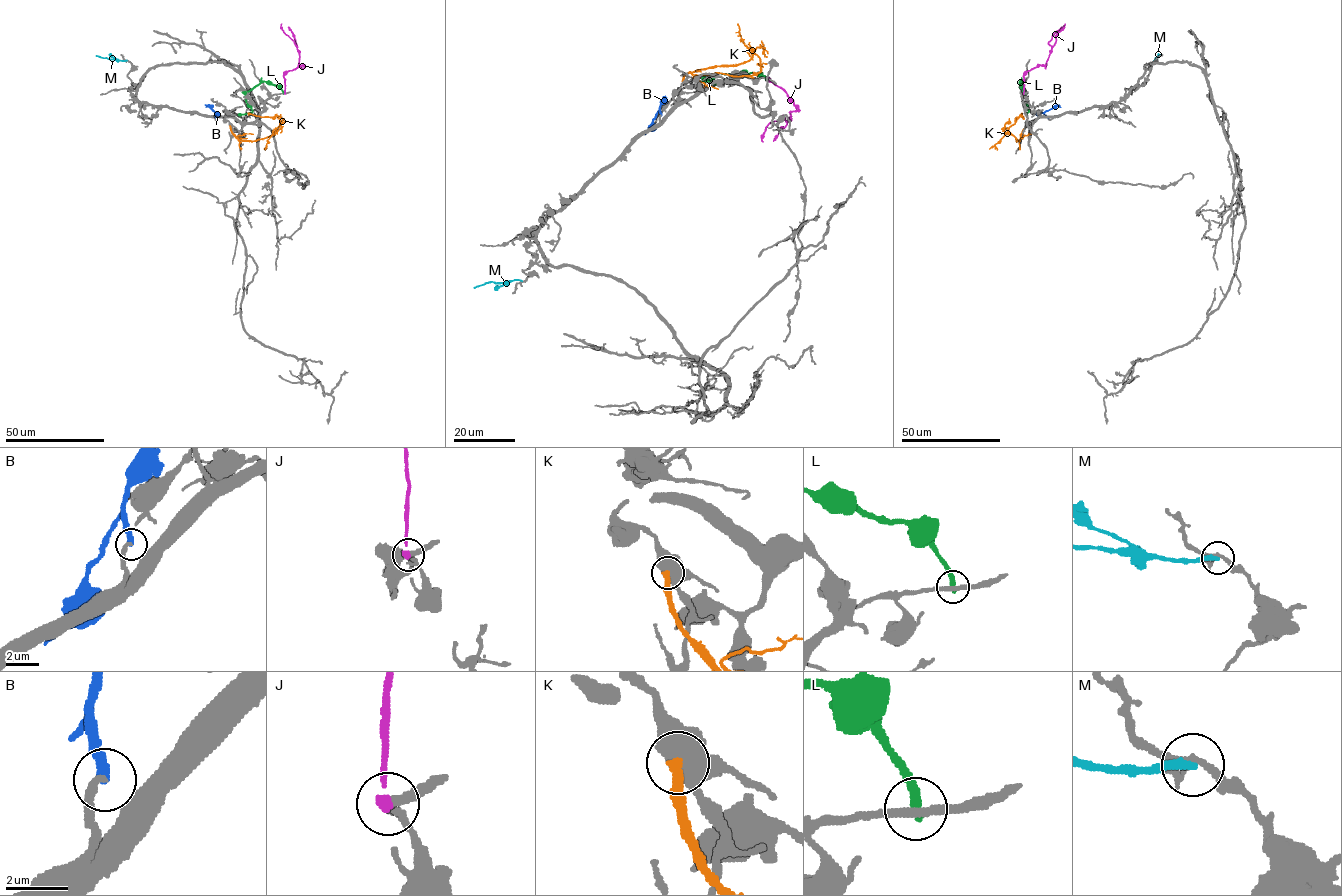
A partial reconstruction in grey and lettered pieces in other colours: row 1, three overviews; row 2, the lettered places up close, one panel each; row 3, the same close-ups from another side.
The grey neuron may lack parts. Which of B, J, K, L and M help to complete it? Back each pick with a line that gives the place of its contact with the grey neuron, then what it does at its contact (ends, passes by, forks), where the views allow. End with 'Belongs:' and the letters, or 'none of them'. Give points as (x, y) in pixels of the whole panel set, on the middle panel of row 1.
B: meets grey at (661, 115); it ends there
Belongs: B

